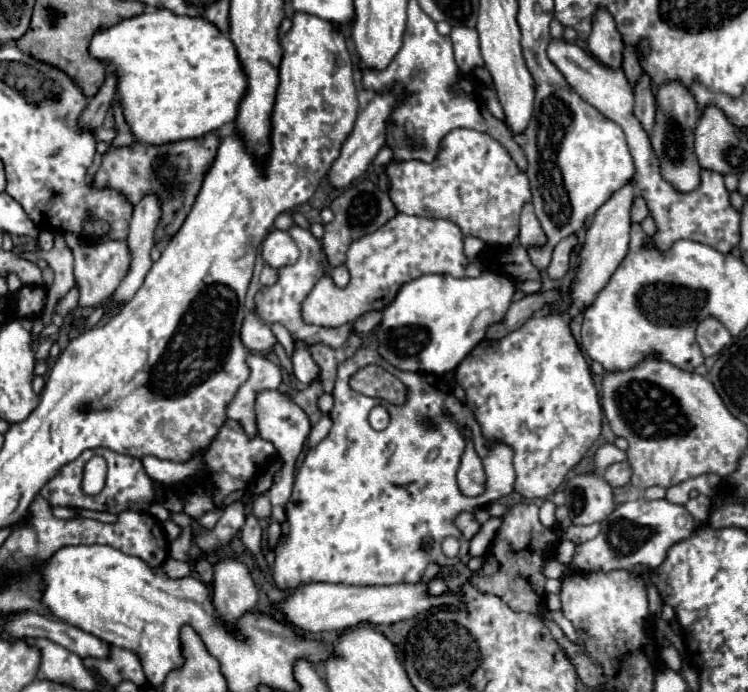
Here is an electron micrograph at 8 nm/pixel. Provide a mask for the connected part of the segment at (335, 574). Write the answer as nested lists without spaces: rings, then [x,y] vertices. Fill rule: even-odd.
[[[360,348],[352,358],[338,366],[336,388],[332,392],[334,408],[330,410],[332,428],[328,436],[314,448],[306,452],[302,466],[296,472],[294,492],[286,504],[286,520],[290,524],[288,534],[280,536],[276,546],[276,562],[274,562],[274,582],[280,590],[294,590],[302,584],[310,582],[334,582],[334,584],[350,584],[350,586],[380,586],[380,584],[412,584],[418,582],[430,562],[438,562],[440,566],[458,564],[462,556],[468,554],[470,542],[462,538],[456,516],[460,512],[474,512],[476,508],[484,508],[490,502],[508,496],[514,490],[514,468],[512,458],[514,452],[504,442],[488,442],[482,434],[472,410],[468,404],[458,402],[452,390],[444,382],[442,376],[422,374],[422,372],[402,372],[390,362],[386,362],[376,350]],[[366,364],[380,364],[394,376],[398,376],[408,388],[408,402],[402,406],[388,404],[380,398],[370,398],[354,392],[348,386],[348,378]],[[376,406],[384,406],[390,414],[390,426],[382,432],[376,432],[368,424],[368,412]],[[460,426],[468,426],[474,436],[474,448],[484,462],[486,472],[486,492],[480,496],[464,496],[456,482],[456,472],[460,468],[460,458],[464,452],[464,438],[460,434]],[[446,536],[454,536],[460,540],[462,548],[456,558],[446,558],[442,554],[442,540]]]

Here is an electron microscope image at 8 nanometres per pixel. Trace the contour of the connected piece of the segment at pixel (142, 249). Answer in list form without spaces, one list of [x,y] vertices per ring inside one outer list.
[[[146,194],[146,198],[142,198],[142,202],[134,206],[130,234],[126,238],[132,254],[132,266],[128,276],[122,280],[122,284],[112,296],[116,302],[128,302],[142,286],[146,274],[150,272],[150,250],[154,246],[154,230],[158,226],[160,216],[162,208],[158,206],[158,198],[154,198],[154,194]]]

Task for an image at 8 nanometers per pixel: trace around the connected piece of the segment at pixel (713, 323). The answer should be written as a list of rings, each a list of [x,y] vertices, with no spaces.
[[[704,318],[696,328],[696,342],[698,342],[704,358],[718,354],[724,346],[730,344],[730,340],[732,340],[730,332],[716,318]]]

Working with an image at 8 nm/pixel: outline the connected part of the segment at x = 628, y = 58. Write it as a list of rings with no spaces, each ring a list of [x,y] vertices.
[[[624,46],[622,56],[624,56],[622,68],[624,68],[624,72],[626,72],[630,84],[634,84],[634,82],[640,78],[640,74],[642,74],[642,66],[640,66],[640,62],[638,62],[636,48],[634,48],[634,46]]]

